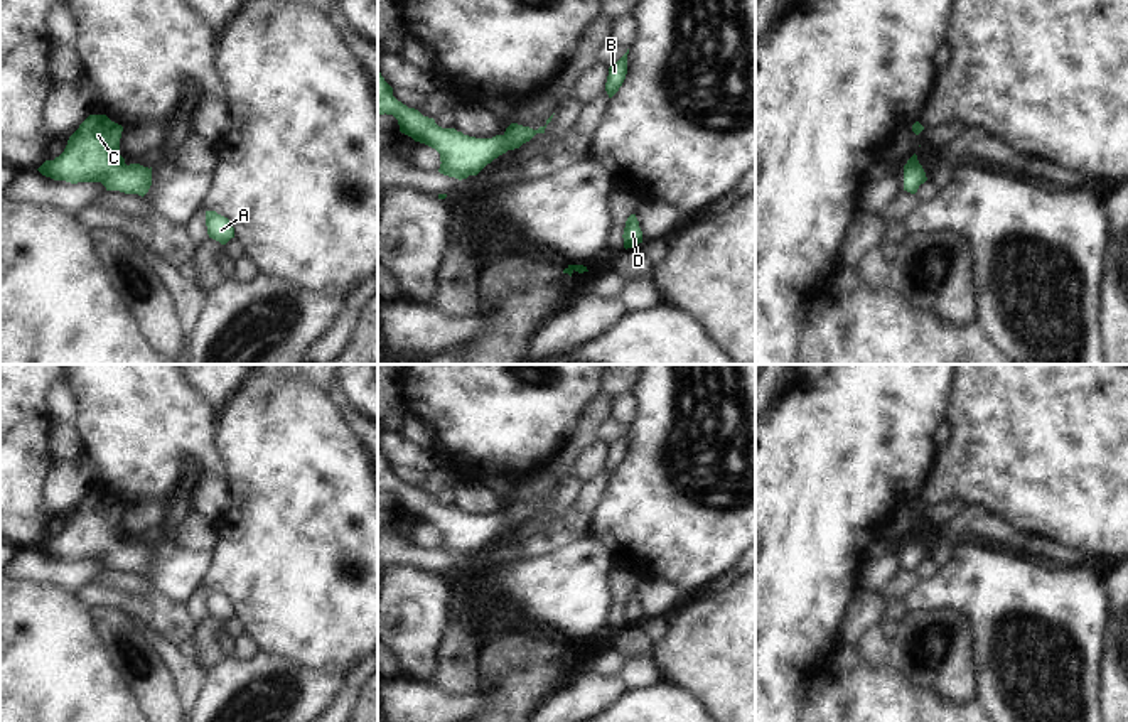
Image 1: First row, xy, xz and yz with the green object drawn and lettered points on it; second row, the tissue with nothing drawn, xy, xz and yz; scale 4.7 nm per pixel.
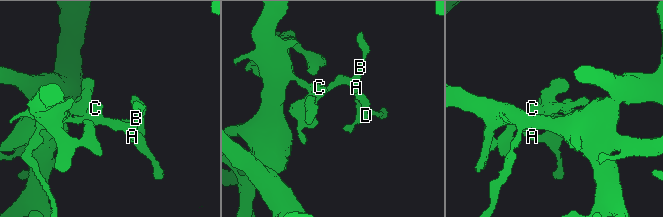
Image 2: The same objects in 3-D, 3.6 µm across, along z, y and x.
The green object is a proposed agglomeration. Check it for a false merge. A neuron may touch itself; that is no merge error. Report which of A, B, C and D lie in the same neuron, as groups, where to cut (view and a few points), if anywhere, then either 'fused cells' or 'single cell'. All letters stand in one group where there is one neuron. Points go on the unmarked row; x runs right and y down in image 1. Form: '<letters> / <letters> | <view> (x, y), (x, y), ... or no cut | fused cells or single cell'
A B C D | no cut | single cell

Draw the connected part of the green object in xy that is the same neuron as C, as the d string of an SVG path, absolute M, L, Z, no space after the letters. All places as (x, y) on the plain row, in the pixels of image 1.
M89 493L69 515L64 530L37 548L54 558L101 560L106 568L145 574L152 563L152 545L125 542L120 533L123 504L106 493Z

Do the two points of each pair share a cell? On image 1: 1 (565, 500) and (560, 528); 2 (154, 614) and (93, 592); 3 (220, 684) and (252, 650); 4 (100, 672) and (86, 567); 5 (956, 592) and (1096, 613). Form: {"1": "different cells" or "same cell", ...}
{"1": "different cells", "2": "same cell", "3": "different cells", "4": "different cells", "5": "same cell"}

